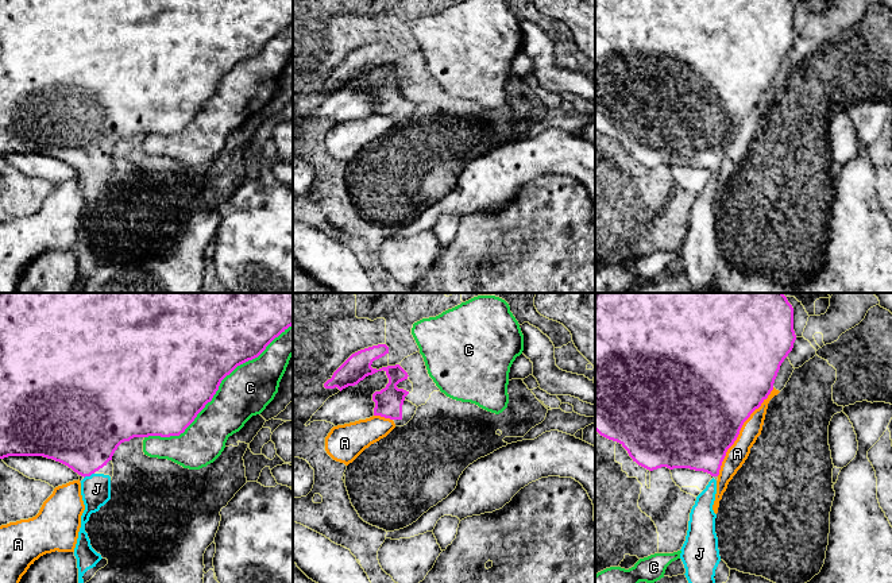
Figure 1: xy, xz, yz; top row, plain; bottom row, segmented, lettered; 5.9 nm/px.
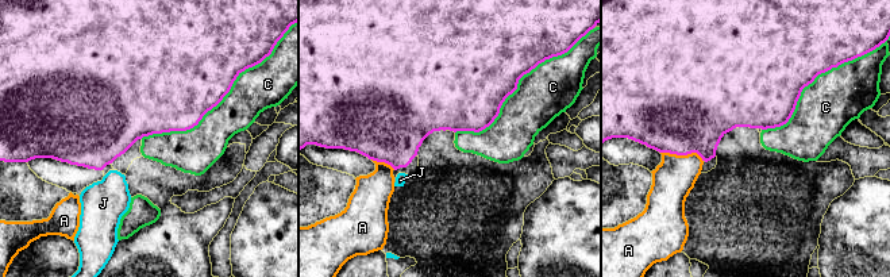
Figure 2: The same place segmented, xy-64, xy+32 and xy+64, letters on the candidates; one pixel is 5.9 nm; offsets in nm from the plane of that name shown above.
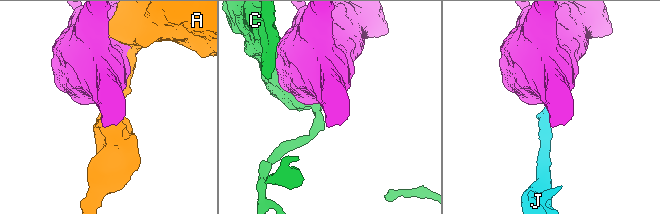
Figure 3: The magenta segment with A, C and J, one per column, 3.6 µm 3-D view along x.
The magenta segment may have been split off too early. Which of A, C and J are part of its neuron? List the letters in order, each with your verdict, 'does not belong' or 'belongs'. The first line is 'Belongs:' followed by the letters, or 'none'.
Belongs: J
A: does not belong
C: does not belong
J: belongs

